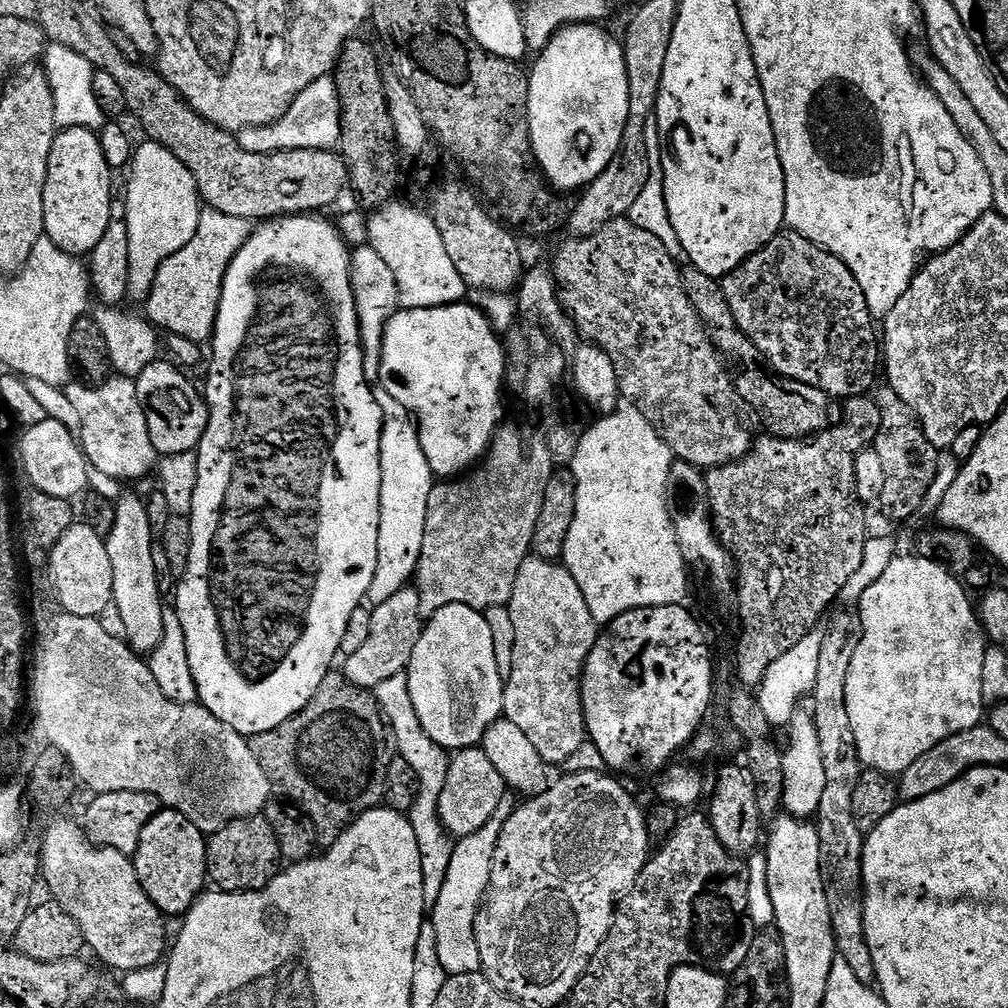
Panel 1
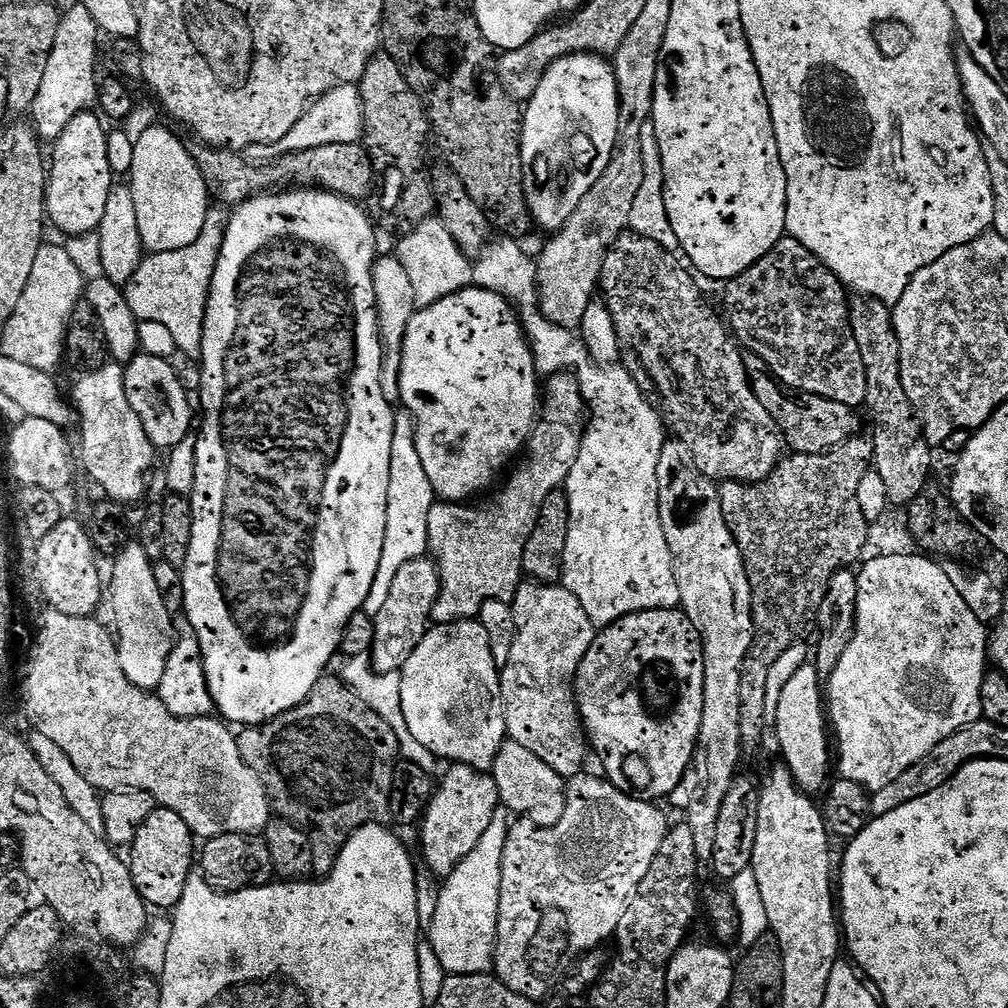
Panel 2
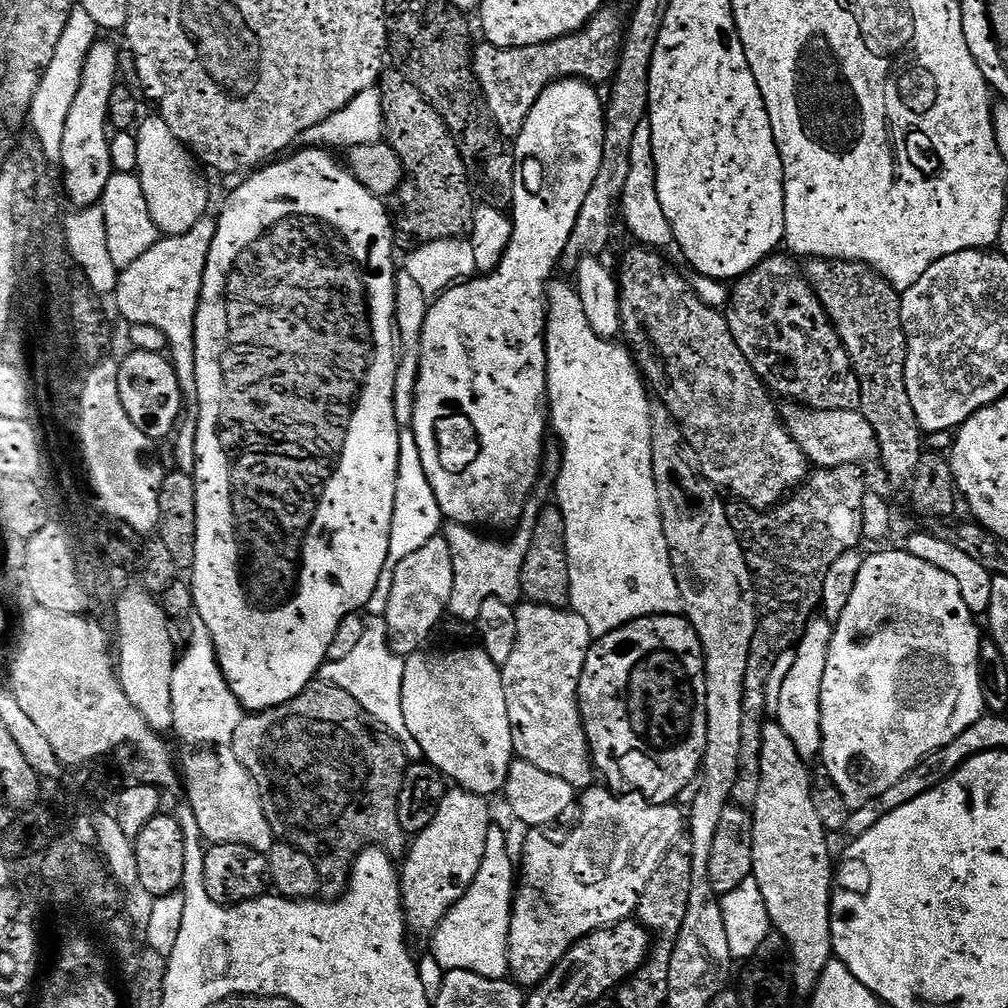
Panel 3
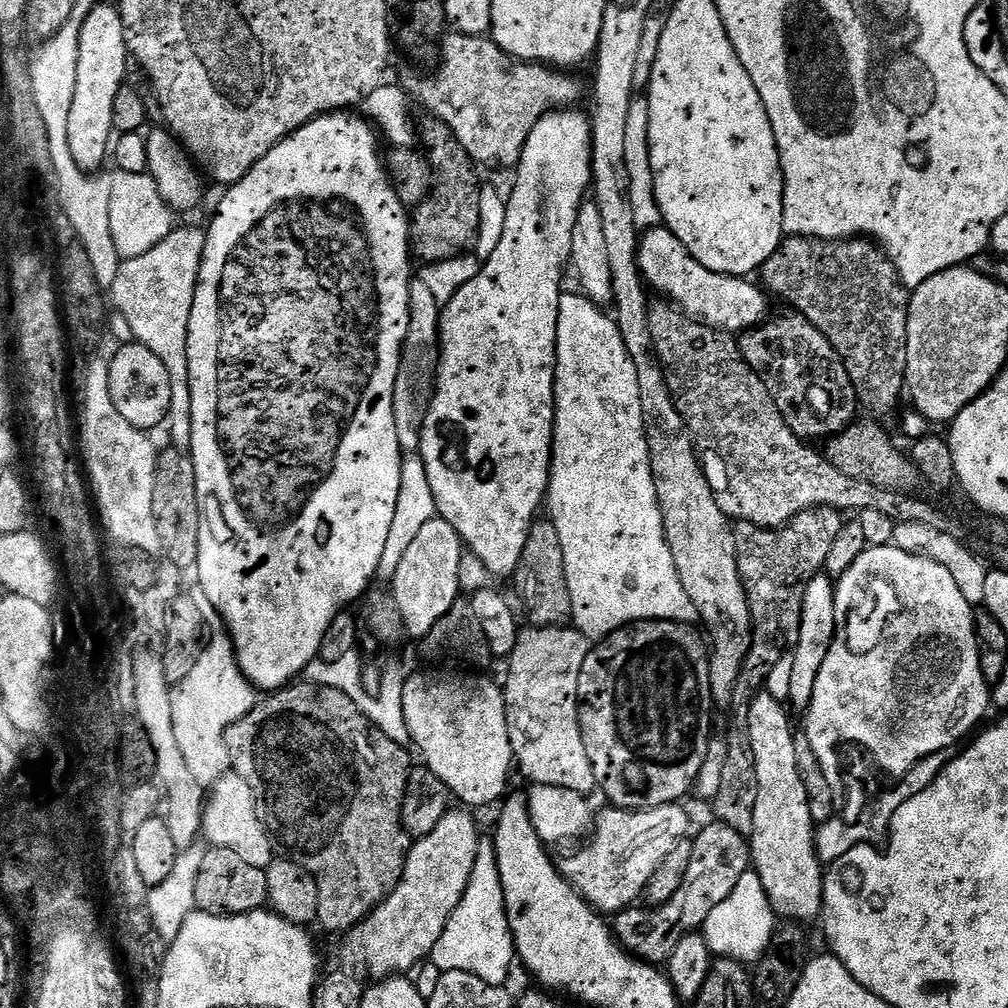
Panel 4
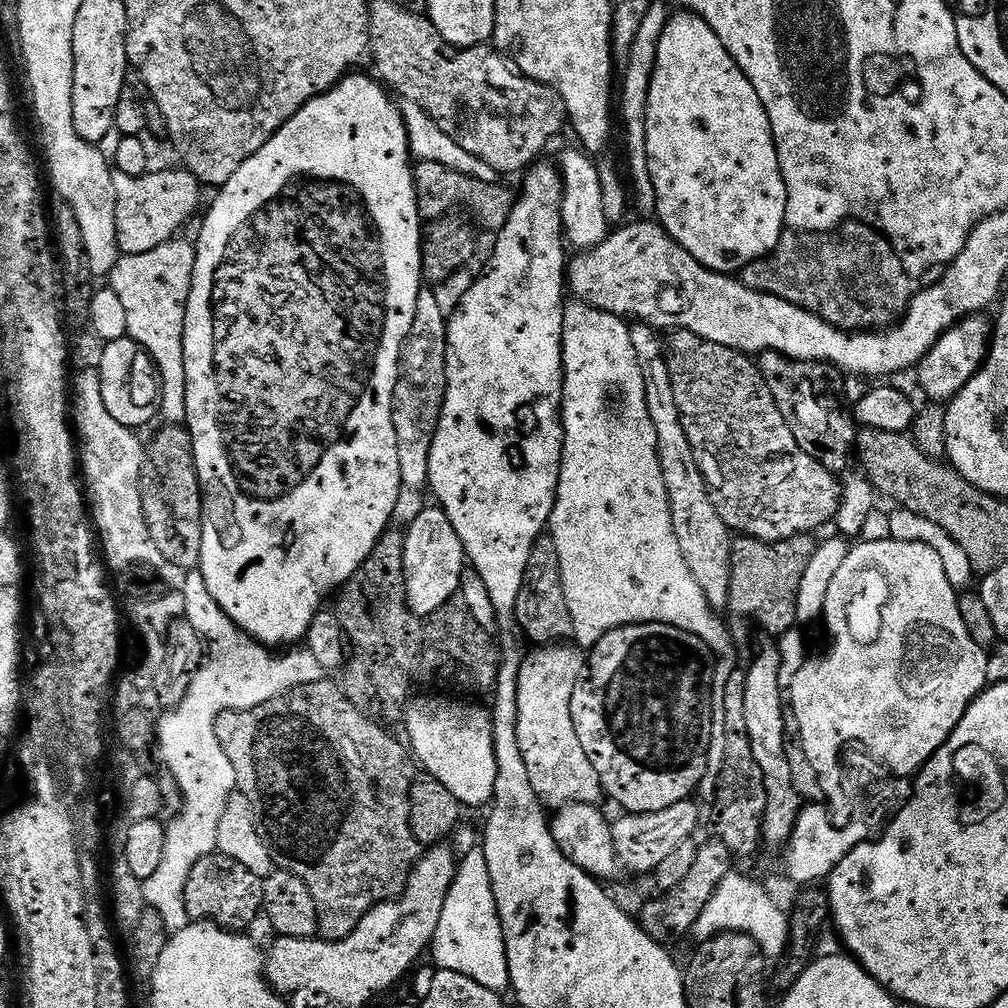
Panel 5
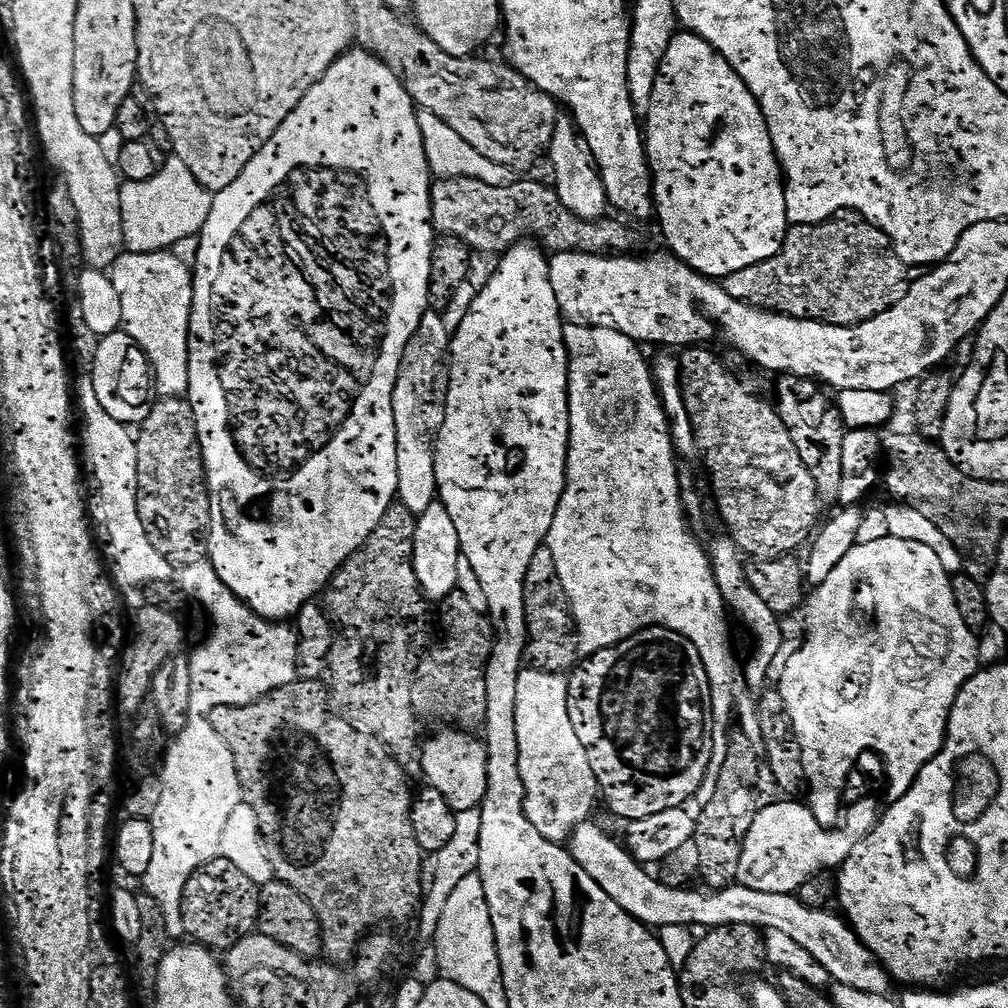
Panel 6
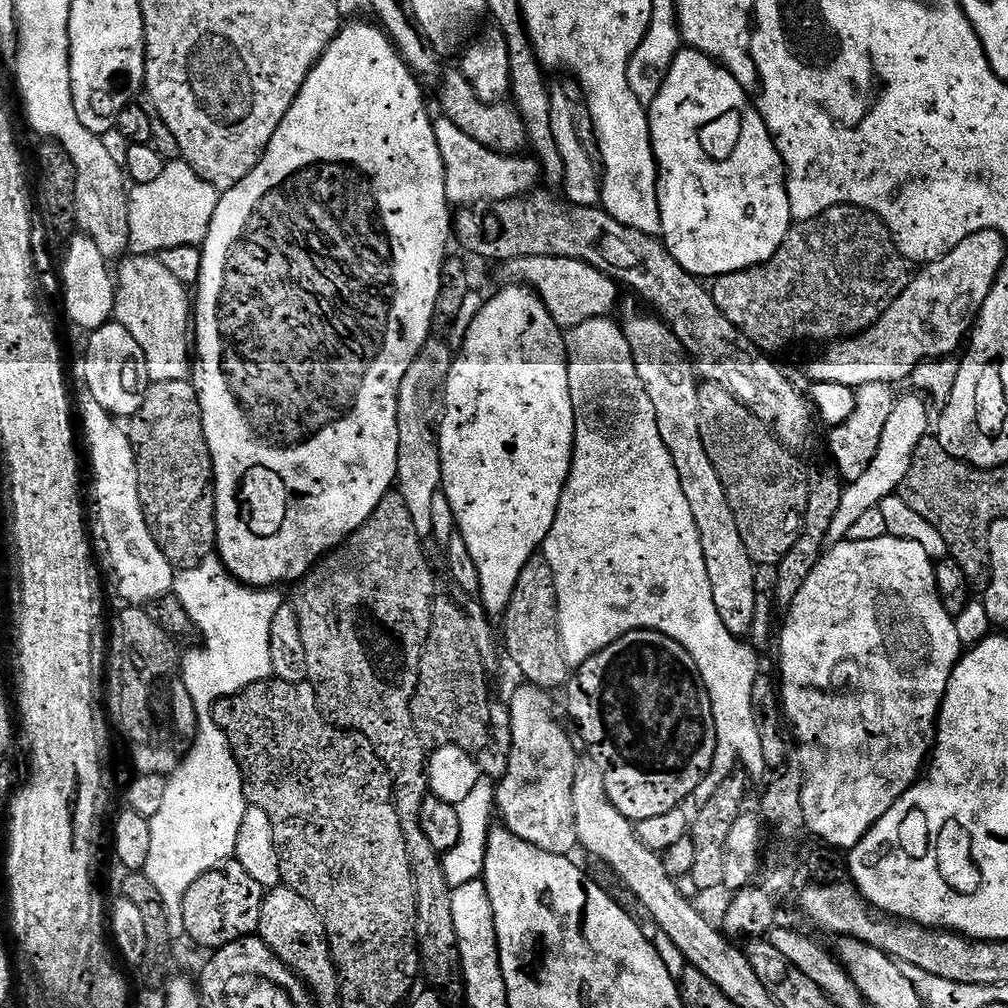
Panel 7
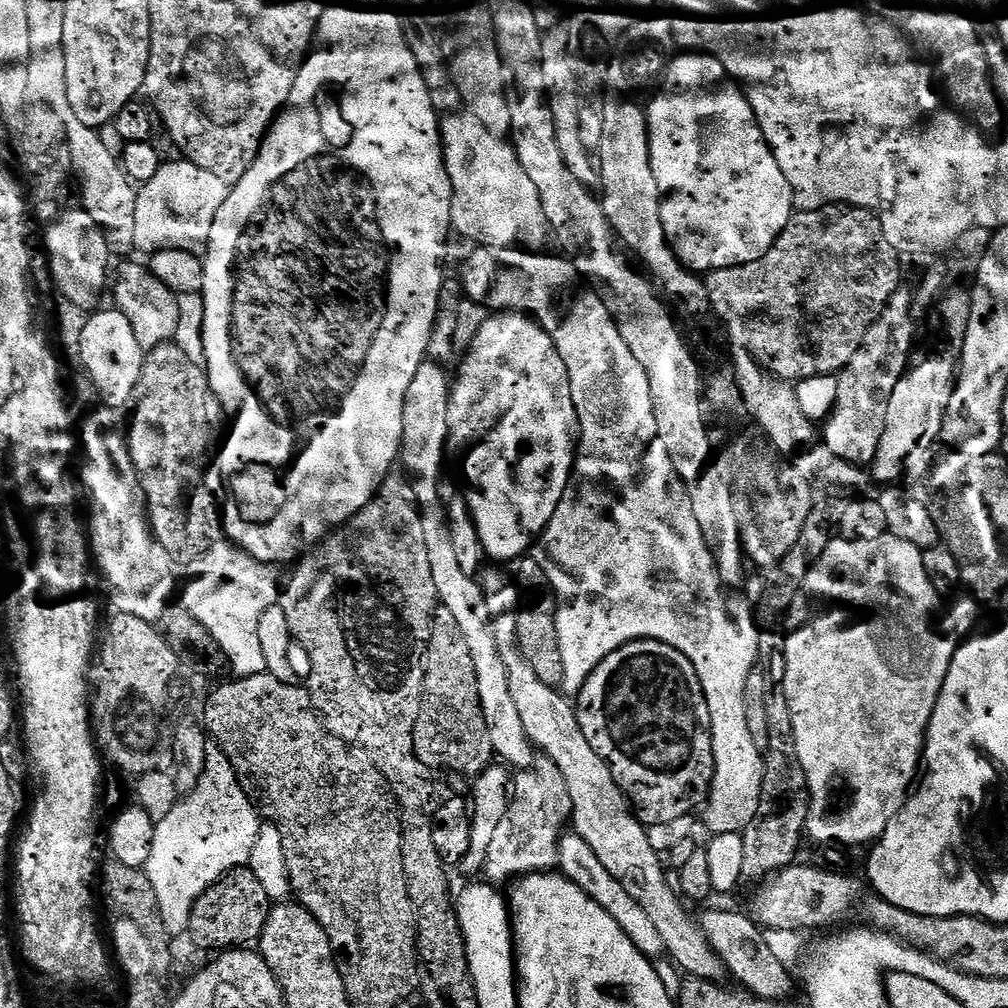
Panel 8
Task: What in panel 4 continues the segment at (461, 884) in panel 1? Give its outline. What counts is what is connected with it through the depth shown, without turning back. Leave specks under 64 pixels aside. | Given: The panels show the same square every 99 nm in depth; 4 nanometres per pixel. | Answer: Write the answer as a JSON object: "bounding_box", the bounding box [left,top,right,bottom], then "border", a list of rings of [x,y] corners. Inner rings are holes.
{"bounding_box":[430,838,514,986],"border":[[[484,838],[478,846],[478,858],[474,862],[466,894],[462,894],[462,902],[458,902],[454,914],[450,914],[450,922],[446,922],[446,930],[442,930],[438,946],[434,946],[430,963],[438,966],[440,972],[462,970],[466,974],[474,974],[474,978],[482,978],[482,982],[504,986],[509,983],[508,971],[512,968],[512,960],[514,964],[512,931],[502,894],[502,878],[498,874],[496,846],[491,839]]]}

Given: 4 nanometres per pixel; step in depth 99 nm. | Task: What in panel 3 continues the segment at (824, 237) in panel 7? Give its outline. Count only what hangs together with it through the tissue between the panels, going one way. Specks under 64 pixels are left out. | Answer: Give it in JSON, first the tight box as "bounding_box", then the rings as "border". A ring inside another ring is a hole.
{"bounding_box":[806,259,926,481],"border":[[[809,259],[806,264],[806,279],[816,292],[817,298],[822,302],[822,306],[828,311],[828,316],[832,320],[832,325],[836,327],[836,333],[843,344],[846,354],[852,363],[854,374],[858,378],[858,386],[860,387],[860,403],[858,411],[866,418],[866,422],[870,422],[870,426],[874,426],[874,434],[876,440],[880,444],[879,463],[884,463],[884,472],[892,480],[911,481],[912,475],[918,470],[918,462],[923,458],[926,445],[924,445],[925,437],[922,435],[922,429],[918,418],[914,414],[914,406],[910,406],[910,394],[906,394],[906,354],[908,353],[908,343],[906,342],[906,334],[902,326],[902,314],[900,313],[900,297],[901,293],[890,283],[880,272],[876,272],[869,264],[859,264],[853,260],[818,260]]]}

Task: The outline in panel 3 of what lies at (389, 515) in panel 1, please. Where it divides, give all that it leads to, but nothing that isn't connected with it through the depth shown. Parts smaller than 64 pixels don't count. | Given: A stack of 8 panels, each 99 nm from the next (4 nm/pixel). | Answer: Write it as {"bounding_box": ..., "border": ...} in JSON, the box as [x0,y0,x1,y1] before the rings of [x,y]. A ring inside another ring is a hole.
{"bounding_box":[367,427,444,615],"border":[[[401,427],[398,478],[394,494],[394,522],[390,526],[390,550],[384,563],[382,578],[378,578],[378,586],[374,586],[374,594],[370,594],[367,615],[386,614],[386,606],[390,602],[390,586],[394,586],[394,570],[398,570],[398,562],[404,561],[409,554],[415,554],[421,546],[426,546],[430,538],[441,535],[444,523],[438,498],[434,498],[434,490],[430,490],[430,478],[426,478],[426,470],[422,470],[422,454],[418,454],[416,435],[412,433],[411,427]]]}

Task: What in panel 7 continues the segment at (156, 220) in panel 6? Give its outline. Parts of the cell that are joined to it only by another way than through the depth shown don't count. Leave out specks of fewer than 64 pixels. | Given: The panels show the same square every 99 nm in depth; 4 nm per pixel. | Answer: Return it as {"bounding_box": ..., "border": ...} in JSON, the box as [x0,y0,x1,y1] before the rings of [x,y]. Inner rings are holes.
{"bounding_box":[128,159,221,256],"border":[[[183,159],[165,163],[162,174],[154,178],[154,182],[135,185],[128,198],[128,217],[130,218],[129,249],[137,256],[164,254],[167,248],[188,248],[191,244],[203,245],[206,234],[210,230],[210,222],[214,218],[214,210],[218,206],[221,193],[210,182],[206,182]]]}

